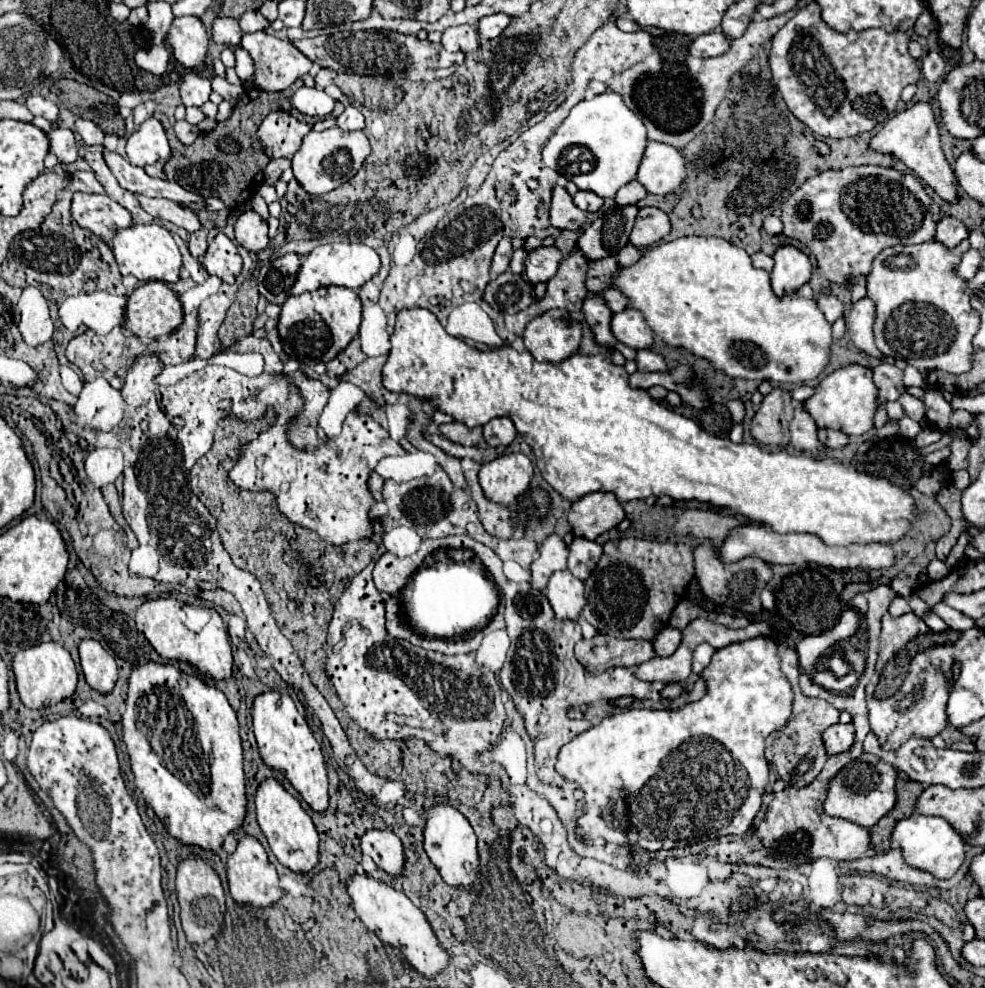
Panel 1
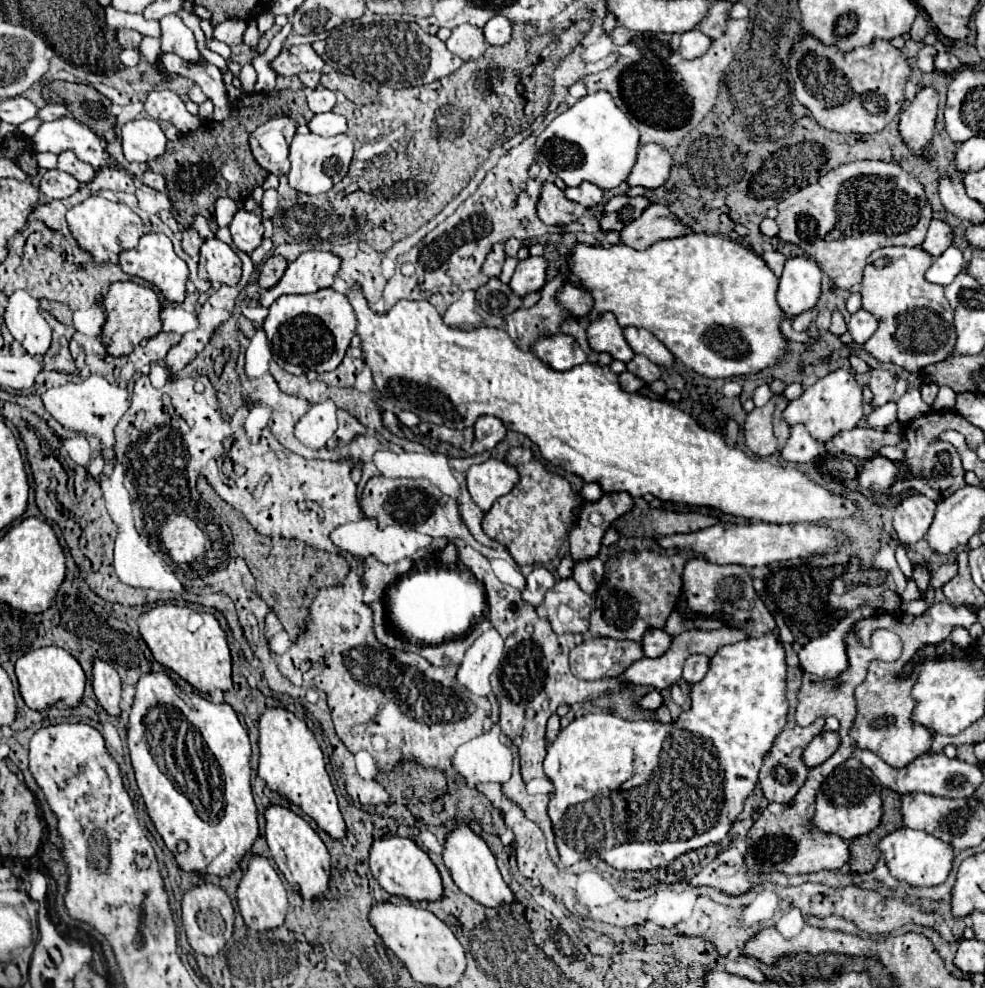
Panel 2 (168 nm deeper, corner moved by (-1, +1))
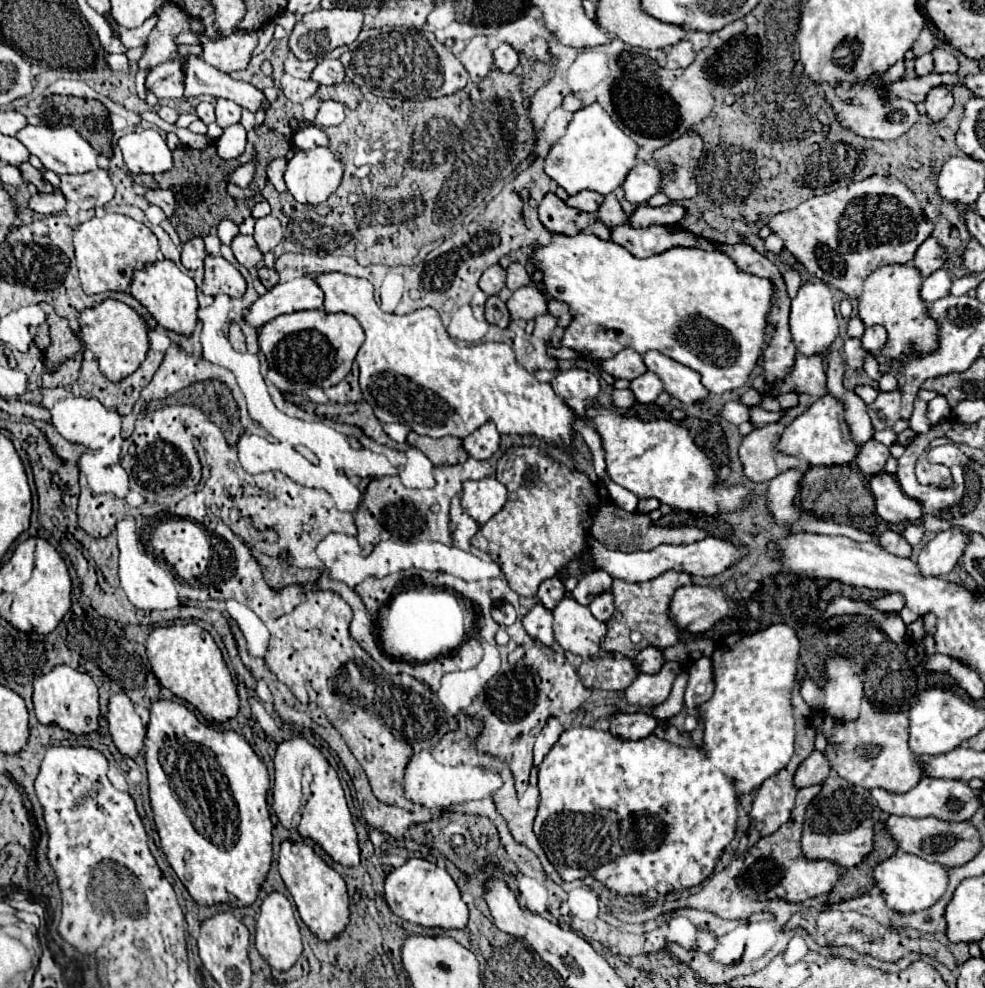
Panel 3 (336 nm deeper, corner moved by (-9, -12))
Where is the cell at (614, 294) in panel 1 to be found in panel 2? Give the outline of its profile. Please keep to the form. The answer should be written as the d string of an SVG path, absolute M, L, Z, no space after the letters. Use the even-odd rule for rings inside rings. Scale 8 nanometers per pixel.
M565 284L565 286L557 292L557 300L559 300L559 304L561 304L567 312L571 312L575 318L585 316L585 314L591 310L591 306L593 306L591 294L587 294L585 290L579 290L579 288L571 286L571 284Z

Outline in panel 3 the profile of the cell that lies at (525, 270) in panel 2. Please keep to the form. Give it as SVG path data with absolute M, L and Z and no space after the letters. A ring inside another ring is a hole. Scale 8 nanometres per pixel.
M525 285L517 291L513 291L513 295L507 301L507 309L511 313L511 319L535 319L543 313L547 313L547 299L545 293L535 287L535 285Z

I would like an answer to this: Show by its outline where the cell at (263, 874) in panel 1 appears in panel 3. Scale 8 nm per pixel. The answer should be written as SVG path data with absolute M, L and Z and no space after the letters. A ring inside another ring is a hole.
M271 891L259 909L259 915L255 919L255 945L257 951L261 953L261 957L275 969L289 969L301 955L303 945L301 945L301 933L293 915L293 907L289 903L289 899L279 893L279 891Z

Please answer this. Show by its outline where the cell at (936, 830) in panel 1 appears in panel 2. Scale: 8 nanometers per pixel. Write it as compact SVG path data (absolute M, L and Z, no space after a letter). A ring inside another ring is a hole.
M899 828L887 834L877 848L881 852L881 858L885 860L885 866L889 868L889 874L909 886L937 886L947 878L953 866L951 846L939 842L939 838L931 838L931 834L923 834L921 830Z

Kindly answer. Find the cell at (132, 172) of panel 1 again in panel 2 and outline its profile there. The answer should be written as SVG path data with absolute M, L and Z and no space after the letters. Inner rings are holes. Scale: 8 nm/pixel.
M61 116L51 122L41 122L33 136L35 152L61 154L71 150L79 160L89 162L95 170L103 166L115 166L105 152L103 140L95 136L85 124L79 124L73 116Z

